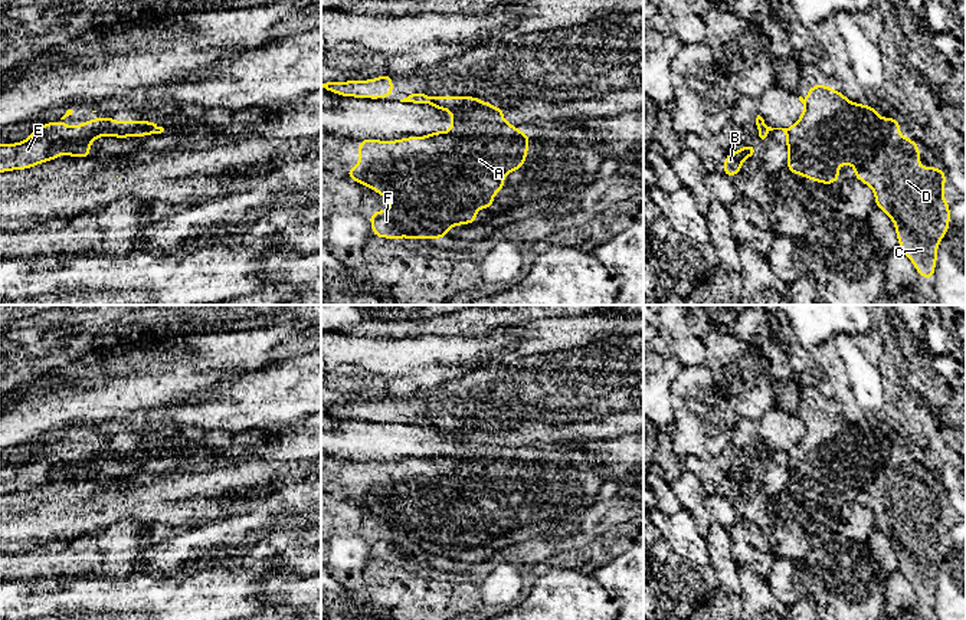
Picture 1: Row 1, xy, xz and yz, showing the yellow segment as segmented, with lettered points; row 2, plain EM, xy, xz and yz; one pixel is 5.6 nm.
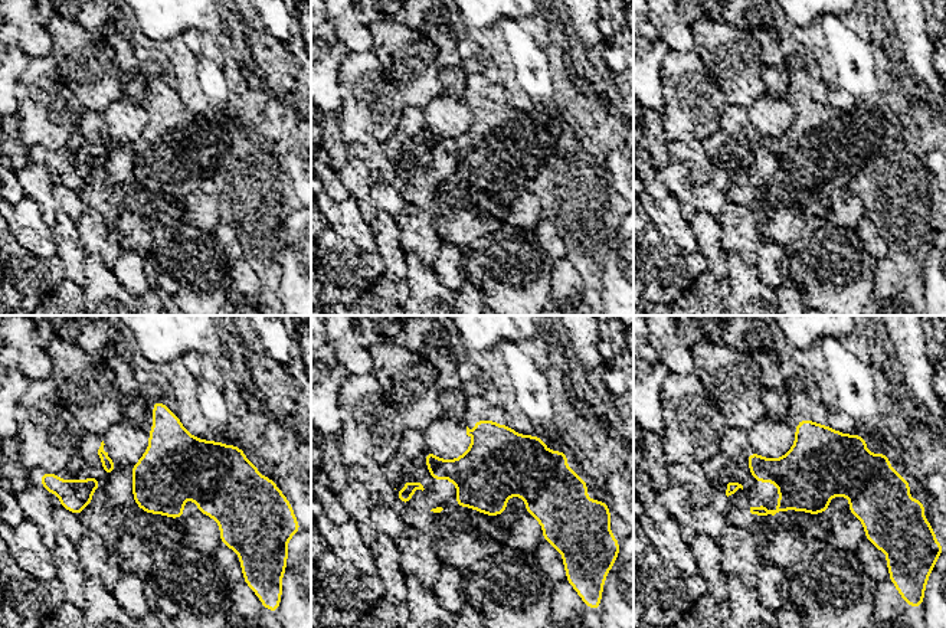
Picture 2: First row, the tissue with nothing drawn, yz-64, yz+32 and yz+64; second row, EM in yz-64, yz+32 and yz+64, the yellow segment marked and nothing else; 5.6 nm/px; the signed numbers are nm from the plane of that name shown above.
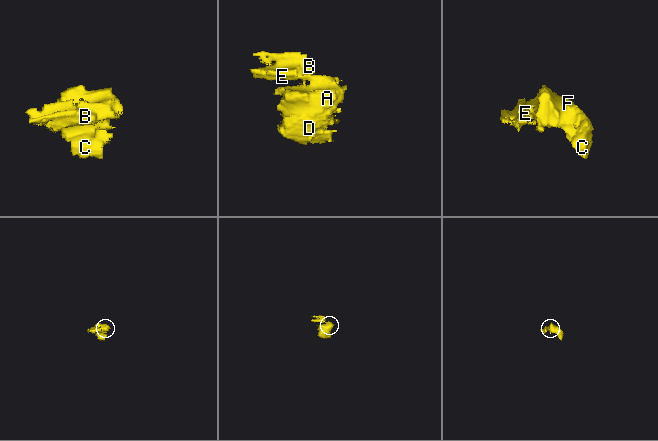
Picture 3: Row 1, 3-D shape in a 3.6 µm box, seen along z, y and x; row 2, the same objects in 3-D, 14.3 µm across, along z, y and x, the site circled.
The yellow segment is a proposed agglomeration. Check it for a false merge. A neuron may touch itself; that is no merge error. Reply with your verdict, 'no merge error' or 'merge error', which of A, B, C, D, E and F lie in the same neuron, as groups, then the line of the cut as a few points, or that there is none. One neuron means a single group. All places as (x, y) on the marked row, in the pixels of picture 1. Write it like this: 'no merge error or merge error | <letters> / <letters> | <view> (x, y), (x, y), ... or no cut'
merge error | A C D F / B E | xy (105, 115), (111, 133)

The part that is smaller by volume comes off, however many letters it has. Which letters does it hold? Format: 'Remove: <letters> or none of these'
Remove: B, E

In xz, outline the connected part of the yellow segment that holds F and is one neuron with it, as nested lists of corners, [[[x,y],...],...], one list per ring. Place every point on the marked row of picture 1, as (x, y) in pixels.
[[[432,96],[428,101],[438,111],[451,111],[451,131],[433,131],[423,137],[406,137],[393,141],[374,138],[358,140],[358,165],[347,167],[347,178],[374,190],[386,197],[392,209],[374,210],[367,219],[371,234],[382,239],[445,239],[448,229],[459,224],[477,223],[478,209],[491,209],[494,194],[504,191],[507,173],[520,170],[528,154],[530,134],[518,131],[515,125],[504,121],[504,109],[477,96]]]

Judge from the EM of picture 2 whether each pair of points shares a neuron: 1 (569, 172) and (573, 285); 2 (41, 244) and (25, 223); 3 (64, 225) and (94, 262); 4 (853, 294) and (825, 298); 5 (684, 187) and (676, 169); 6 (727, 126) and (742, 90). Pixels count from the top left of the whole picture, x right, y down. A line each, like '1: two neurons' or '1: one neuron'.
1: two neurons
2: one neuron
3: two neurons
4: one neuron
5: one neuron
6: two neurons

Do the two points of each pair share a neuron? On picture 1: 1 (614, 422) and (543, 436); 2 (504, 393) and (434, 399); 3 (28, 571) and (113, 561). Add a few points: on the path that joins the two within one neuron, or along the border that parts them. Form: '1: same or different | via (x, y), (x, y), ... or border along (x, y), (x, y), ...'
1: same | via (596, 430), (560, 433)
2: same | via (487, 394), (451, 399)
3: same | via (49, 560), (91, 558)

